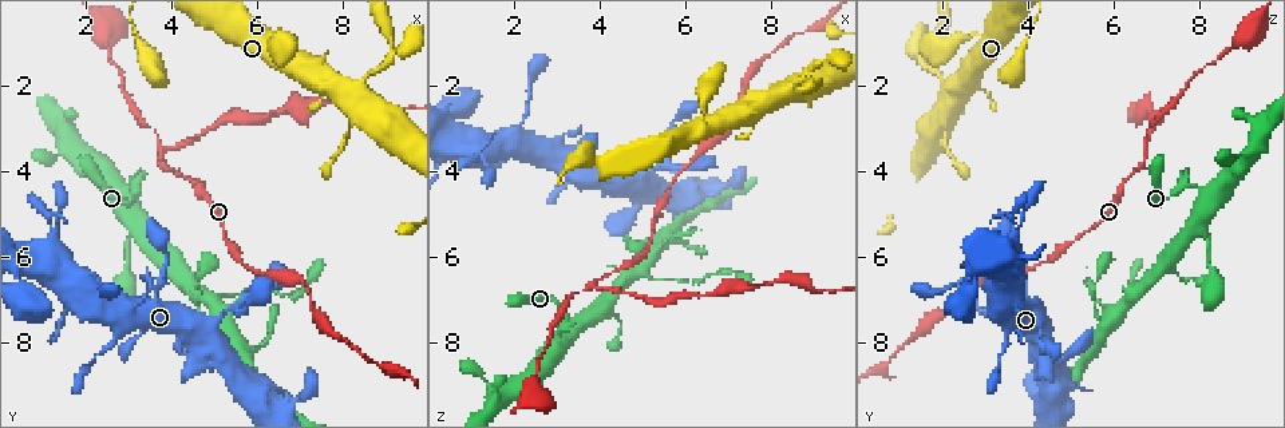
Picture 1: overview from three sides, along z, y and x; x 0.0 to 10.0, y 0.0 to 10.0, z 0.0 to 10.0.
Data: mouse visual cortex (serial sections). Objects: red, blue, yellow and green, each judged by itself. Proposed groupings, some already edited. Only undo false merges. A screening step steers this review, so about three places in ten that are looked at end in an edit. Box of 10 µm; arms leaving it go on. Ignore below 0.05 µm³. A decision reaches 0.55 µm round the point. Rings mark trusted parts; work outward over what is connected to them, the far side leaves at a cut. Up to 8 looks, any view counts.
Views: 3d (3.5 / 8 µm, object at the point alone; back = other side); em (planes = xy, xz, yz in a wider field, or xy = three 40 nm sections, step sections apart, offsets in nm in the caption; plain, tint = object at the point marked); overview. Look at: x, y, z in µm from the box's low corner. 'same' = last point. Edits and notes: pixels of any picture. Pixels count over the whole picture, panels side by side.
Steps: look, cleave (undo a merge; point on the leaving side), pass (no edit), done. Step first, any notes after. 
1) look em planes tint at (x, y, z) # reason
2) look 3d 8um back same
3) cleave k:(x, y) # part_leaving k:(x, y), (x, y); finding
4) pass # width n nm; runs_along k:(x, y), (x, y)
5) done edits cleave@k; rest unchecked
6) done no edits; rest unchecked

look 3d 3.5um at (3.75, 3.70, 6.70) # thin neck

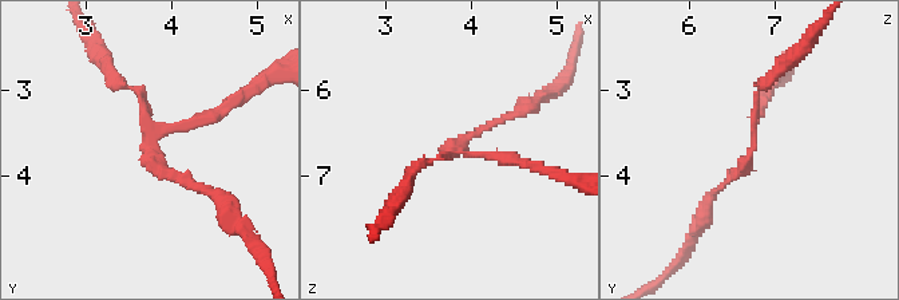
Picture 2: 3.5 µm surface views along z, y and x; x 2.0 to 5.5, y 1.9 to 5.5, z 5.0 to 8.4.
look em xy step 1 tint at (3.80, 3.70, 6.70) # arms 3; arm_widths 100, 100, 150 nm; now the EM

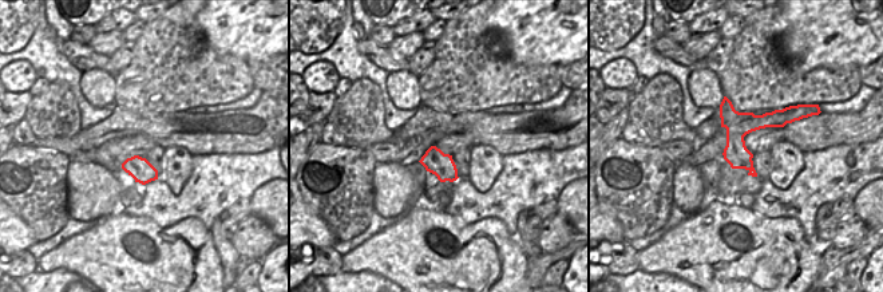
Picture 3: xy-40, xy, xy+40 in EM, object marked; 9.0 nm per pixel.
cleave 2:(498, 156) # border 3:(740, 113), (729, 135); two cells meet here

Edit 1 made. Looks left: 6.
look 3d 3.5um at (5.50, 6.95, 6.60) # thin neck

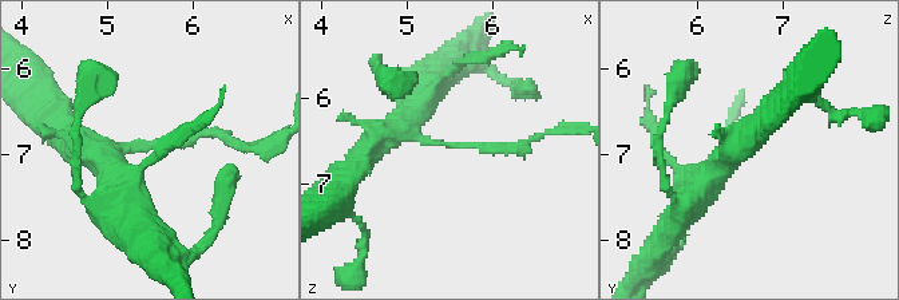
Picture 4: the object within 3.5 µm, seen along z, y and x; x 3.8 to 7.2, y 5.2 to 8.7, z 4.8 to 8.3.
look em xy step 3 tint at (5.55, 6.95, 6.55) # now the EM

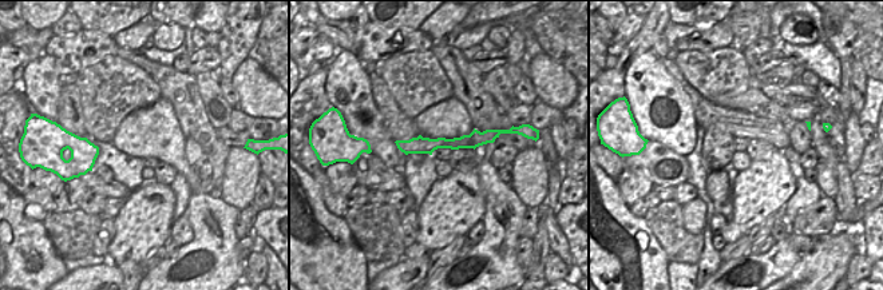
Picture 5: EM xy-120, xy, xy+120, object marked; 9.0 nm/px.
cleave 4:(483, 146) # part_leaving 4:(424, 141), (518, 147), (547, 134); a second cell is stuck on

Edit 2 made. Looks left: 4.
look 3d 8um at (5.55, 7.20, 3.70) # sharp bend

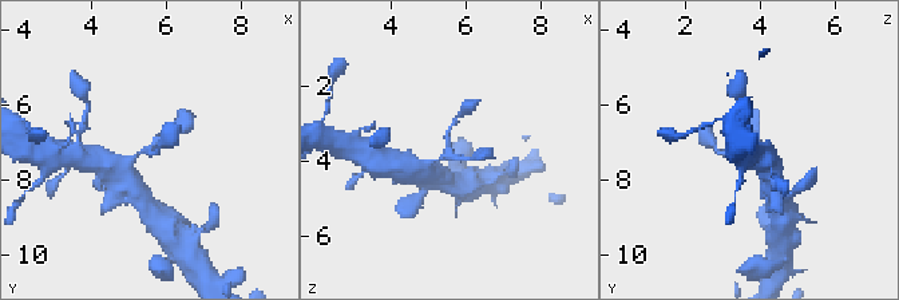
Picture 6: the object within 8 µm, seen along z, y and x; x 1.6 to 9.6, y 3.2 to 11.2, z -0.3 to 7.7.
look 3d 3.5um back same

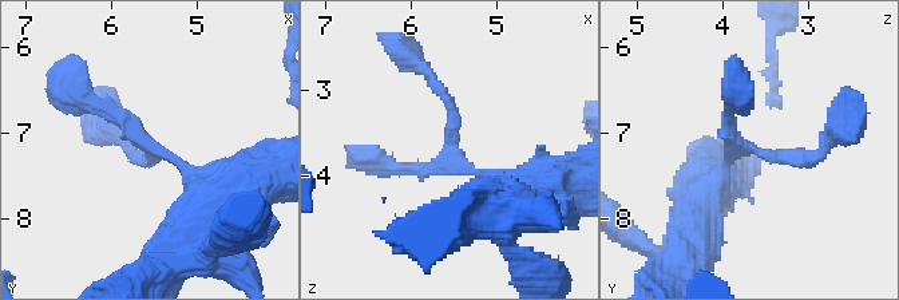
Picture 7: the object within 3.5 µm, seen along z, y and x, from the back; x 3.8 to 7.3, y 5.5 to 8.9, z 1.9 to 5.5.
look em planes tint at (5.55, 7.15, 3.70) # shape alone is not enough

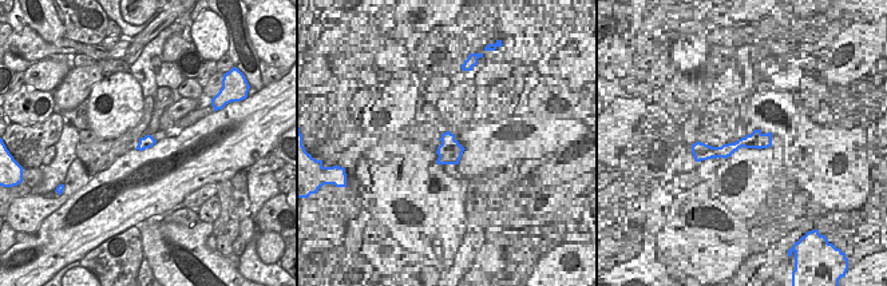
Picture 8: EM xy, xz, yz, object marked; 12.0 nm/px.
pass # arms 3; runs_along 7:(515, 201), (450, 157), (454, 109), (430, 74); one cell here

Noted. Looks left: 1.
done edits cleave@2, cleave@4; rest unchecked

